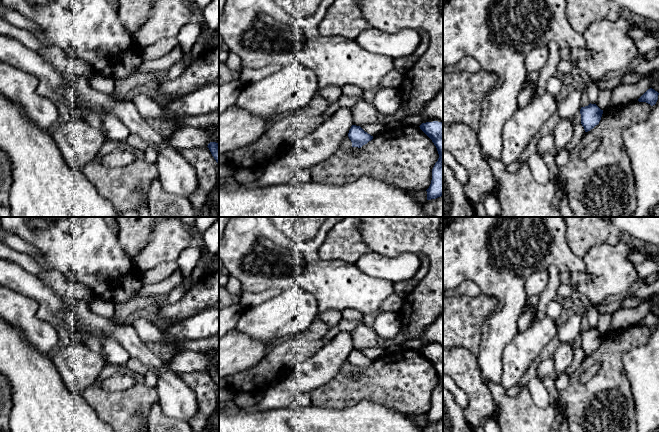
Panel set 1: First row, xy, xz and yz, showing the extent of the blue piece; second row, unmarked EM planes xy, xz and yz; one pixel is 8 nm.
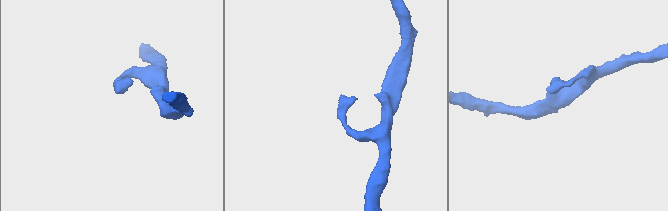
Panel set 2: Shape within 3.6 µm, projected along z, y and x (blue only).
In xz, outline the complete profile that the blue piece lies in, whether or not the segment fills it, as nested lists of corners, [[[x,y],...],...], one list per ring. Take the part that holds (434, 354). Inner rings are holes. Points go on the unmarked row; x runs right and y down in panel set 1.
[[[438,345],[422,347],[420,353],[432,364],[439,382],[432,393],[432,404],[427,415],[427,424],[443,420],[443,347]]]

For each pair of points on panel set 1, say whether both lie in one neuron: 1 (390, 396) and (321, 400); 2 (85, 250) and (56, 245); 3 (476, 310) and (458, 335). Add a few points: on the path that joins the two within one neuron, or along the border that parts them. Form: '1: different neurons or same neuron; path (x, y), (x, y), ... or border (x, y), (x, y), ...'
1: same neuron; path (373, 391), (341, 391), (338, 393)
2: same neuron; path (78, 247), (63, 245)
3: same neuron; path (470, 316), (458, 329)

